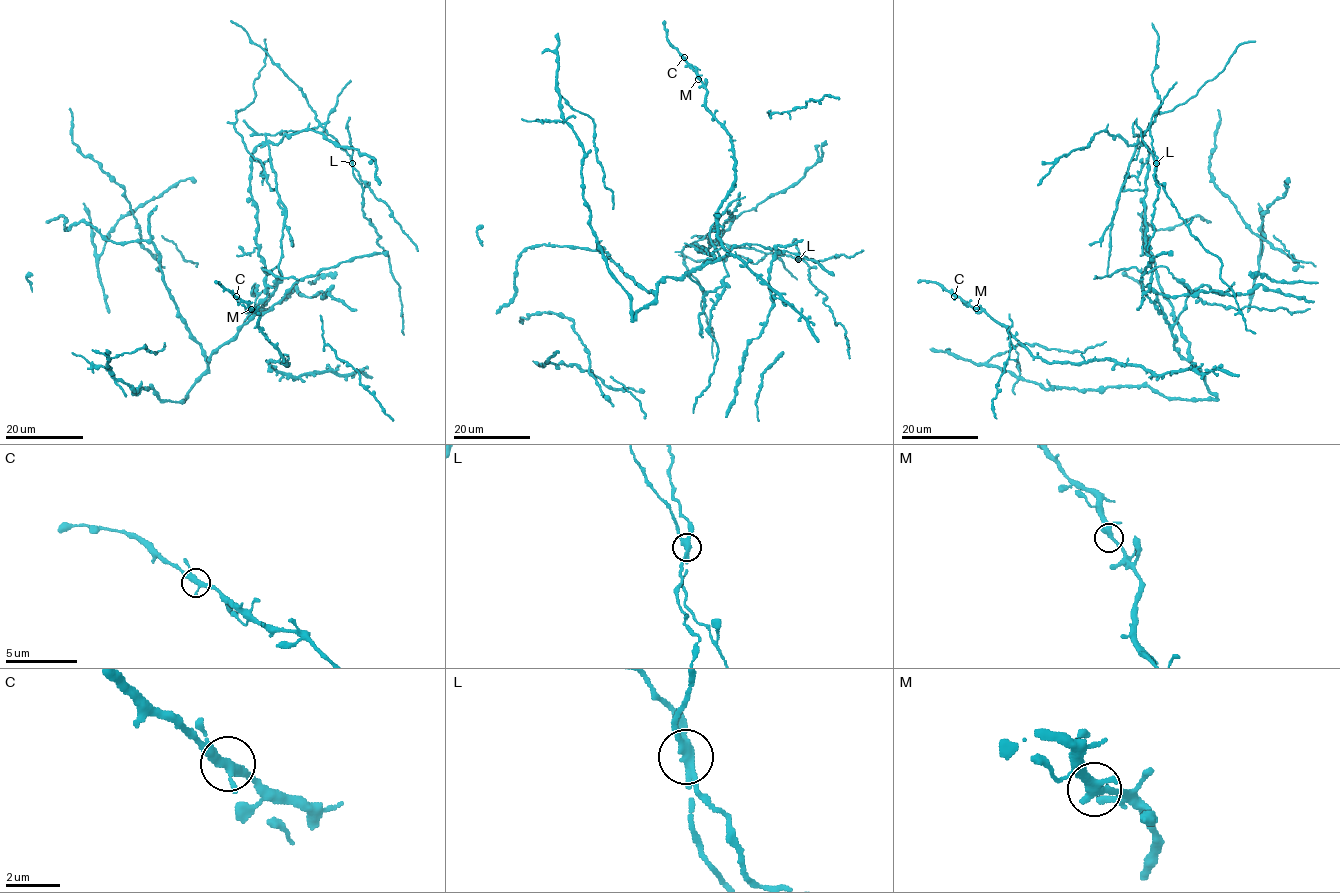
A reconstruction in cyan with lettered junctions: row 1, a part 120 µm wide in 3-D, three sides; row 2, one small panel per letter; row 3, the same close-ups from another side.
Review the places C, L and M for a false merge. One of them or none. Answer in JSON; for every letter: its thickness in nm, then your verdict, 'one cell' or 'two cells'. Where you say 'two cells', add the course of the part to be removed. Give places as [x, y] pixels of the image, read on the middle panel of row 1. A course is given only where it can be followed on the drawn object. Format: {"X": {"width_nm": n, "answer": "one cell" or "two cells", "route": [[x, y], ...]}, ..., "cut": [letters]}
{"C": {"width_nm": 300, "answer": "one cell"}, "L": {"width_nm": 280, "answer": "two cells"}, "M": {"width_nm": 280, "answer": "one cell"}, "cut": ["L"]}

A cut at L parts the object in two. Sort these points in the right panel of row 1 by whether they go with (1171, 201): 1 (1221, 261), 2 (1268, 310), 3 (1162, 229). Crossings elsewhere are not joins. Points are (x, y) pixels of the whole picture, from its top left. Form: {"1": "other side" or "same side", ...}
{"1": "same side", "2": "other side", "3": "other side"}

